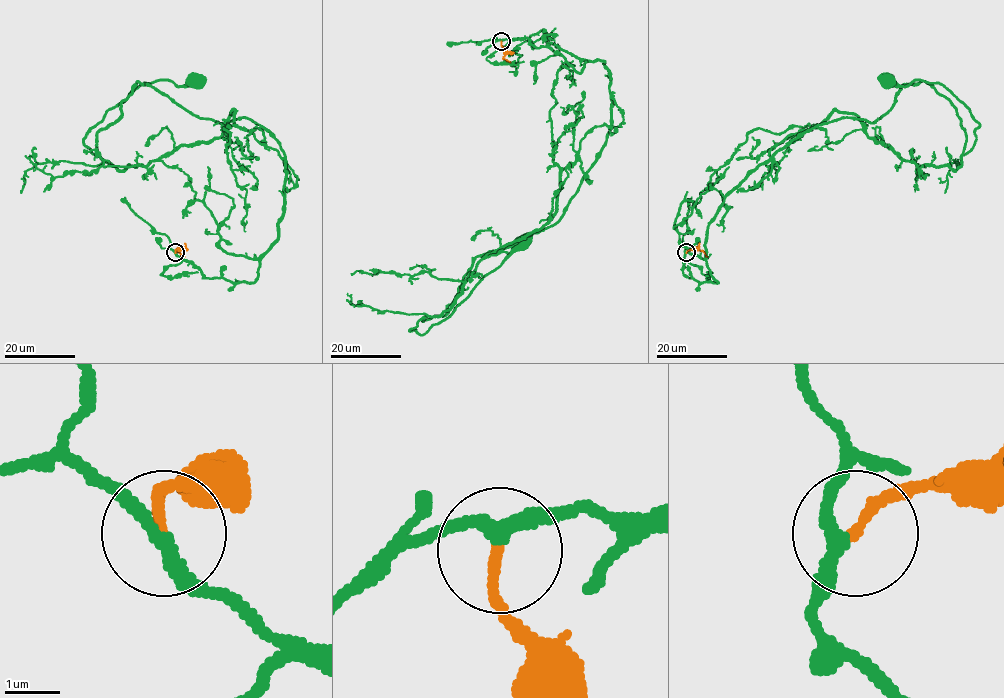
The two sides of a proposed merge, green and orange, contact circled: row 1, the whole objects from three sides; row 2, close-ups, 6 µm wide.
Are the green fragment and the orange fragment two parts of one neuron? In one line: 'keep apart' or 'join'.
join

